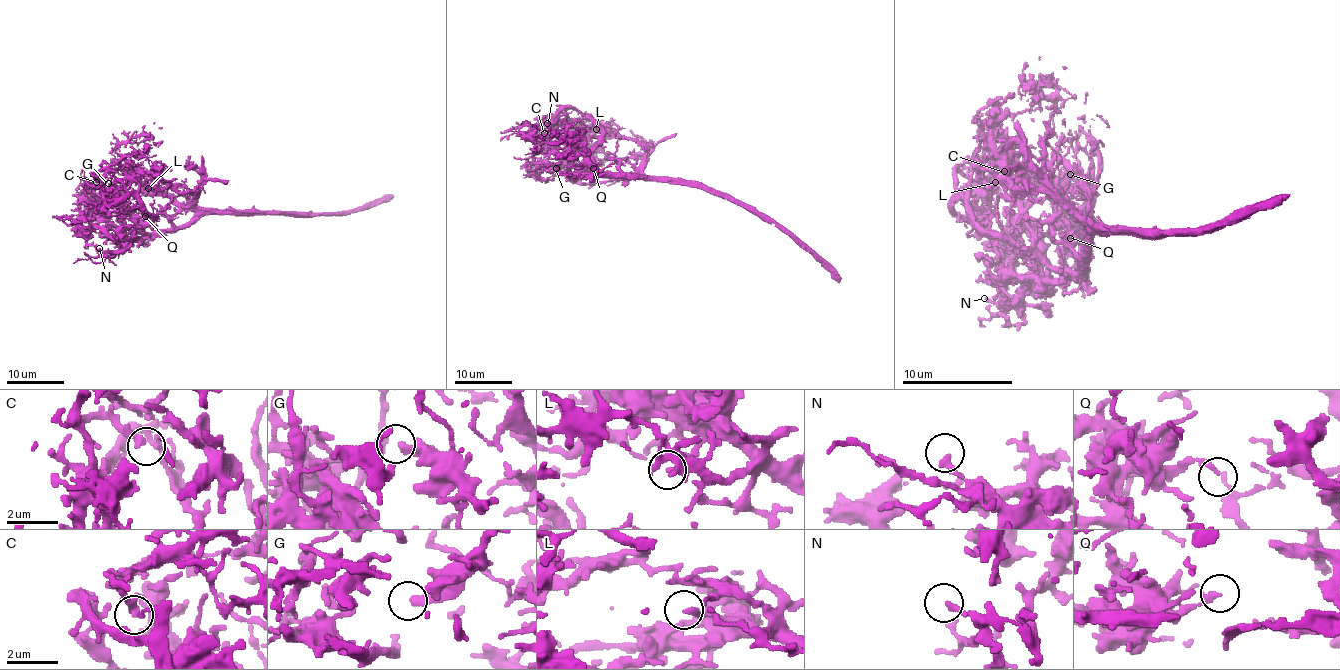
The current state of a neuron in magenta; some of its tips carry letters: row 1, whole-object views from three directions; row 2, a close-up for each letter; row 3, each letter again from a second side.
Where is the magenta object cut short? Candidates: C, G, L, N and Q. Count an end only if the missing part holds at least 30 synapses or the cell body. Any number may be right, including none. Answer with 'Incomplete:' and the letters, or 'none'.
Incomplete: none

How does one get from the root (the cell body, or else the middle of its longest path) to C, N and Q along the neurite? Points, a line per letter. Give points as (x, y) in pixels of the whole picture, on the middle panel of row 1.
C: (655, 181), (643, 172), (645, 149), (596, 119), (573, 119), (563, 128), (557, 123), (544, 125), (544, 133)
N: (655, 181), (604, 175), (580, 146), (558, 136), (547, 123)
Q: (655, 181), (571, 172), (586, 172), (593, 168)

